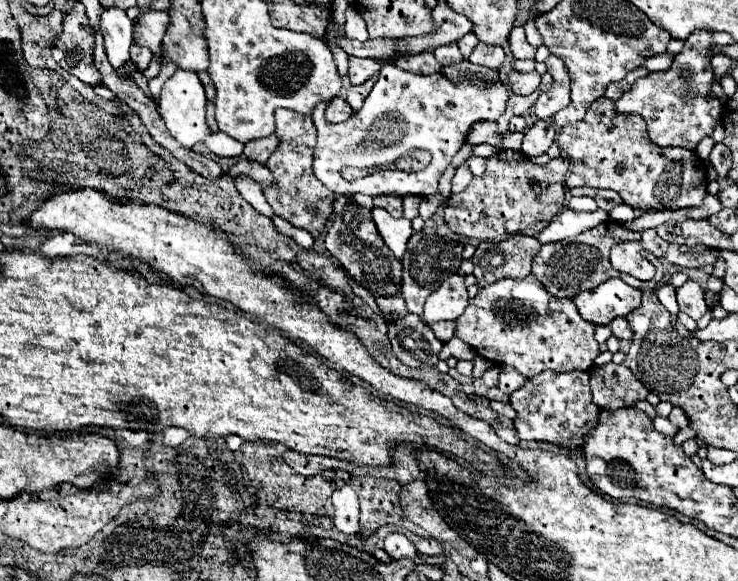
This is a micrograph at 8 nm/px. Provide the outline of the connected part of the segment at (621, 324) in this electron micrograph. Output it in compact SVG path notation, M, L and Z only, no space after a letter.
M617 317L617 319L613 319L613 323L611 323L609 327L613 329L613 335L619 337L619 339L631 339L631 337L633 337L633 333L631 333L629 323L627 323L625 317Z

